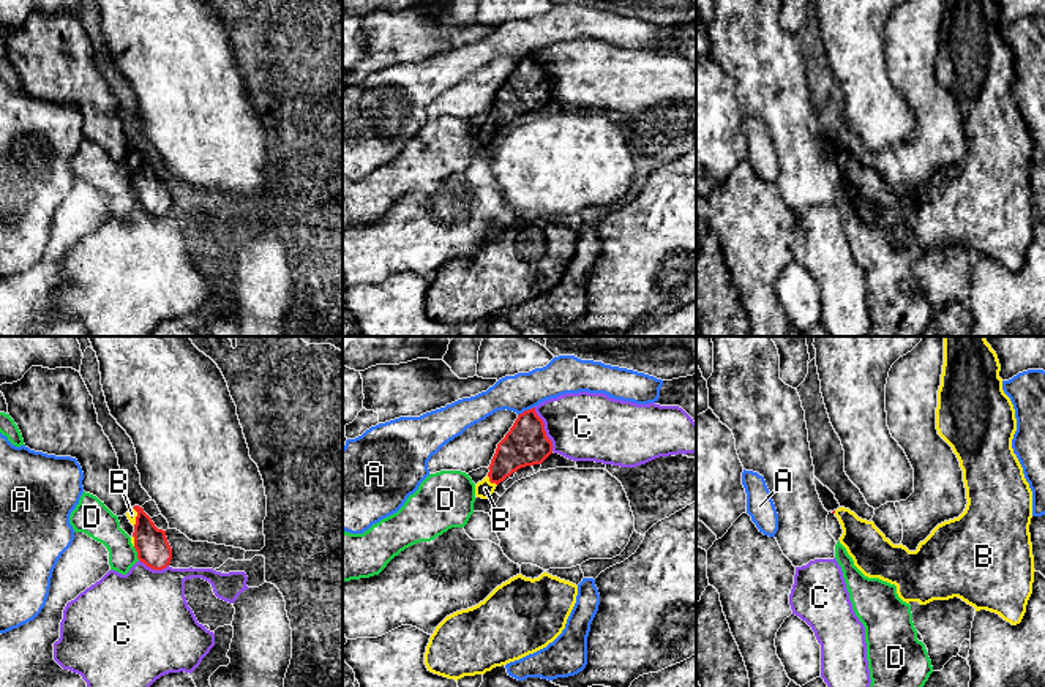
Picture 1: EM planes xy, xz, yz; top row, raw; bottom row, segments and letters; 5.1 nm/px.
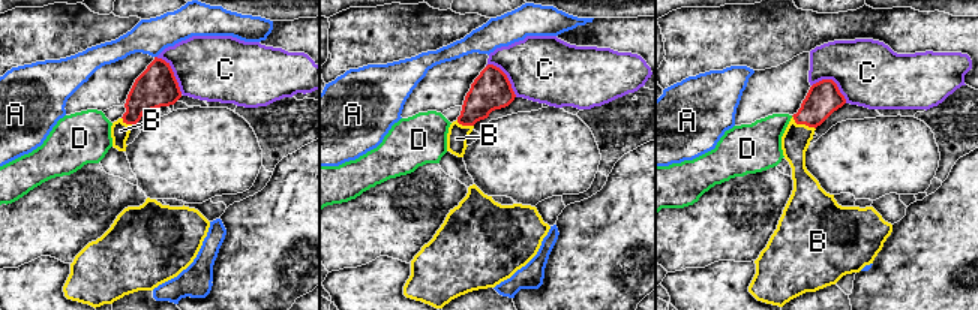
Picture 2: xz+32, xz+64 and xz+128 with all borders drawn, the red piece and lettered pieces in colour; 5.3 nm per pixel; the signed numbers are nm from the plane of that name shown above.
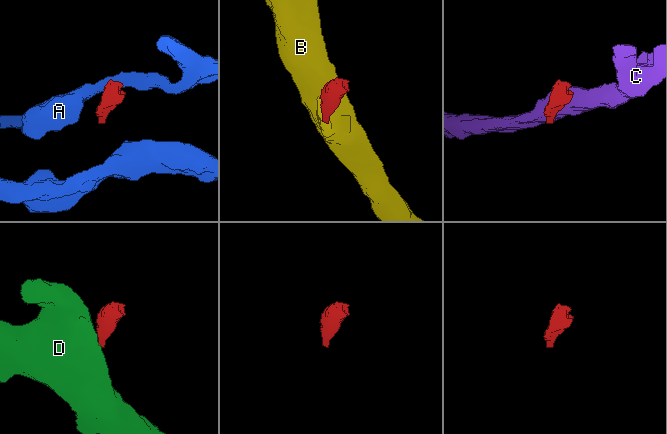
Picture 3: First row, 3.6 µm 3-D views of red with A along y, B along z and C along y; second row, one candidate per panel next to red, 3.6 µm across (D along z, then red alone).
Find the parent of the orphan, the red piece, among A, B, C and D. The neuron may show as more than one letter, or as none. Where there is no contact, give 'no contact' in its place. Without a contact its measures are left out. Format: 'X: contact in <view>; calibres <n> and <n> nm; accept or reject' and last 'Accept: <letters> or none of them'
A: contact in xz; calibres 220 and 190 nm; reject
B: contact in xz; calibres 220 and 90 nm; accept
C: contact in xz; calibres 220 and 360 nm; reject
D: contact in xy; calibres 170 and 170 nm; reject
Accept: B

